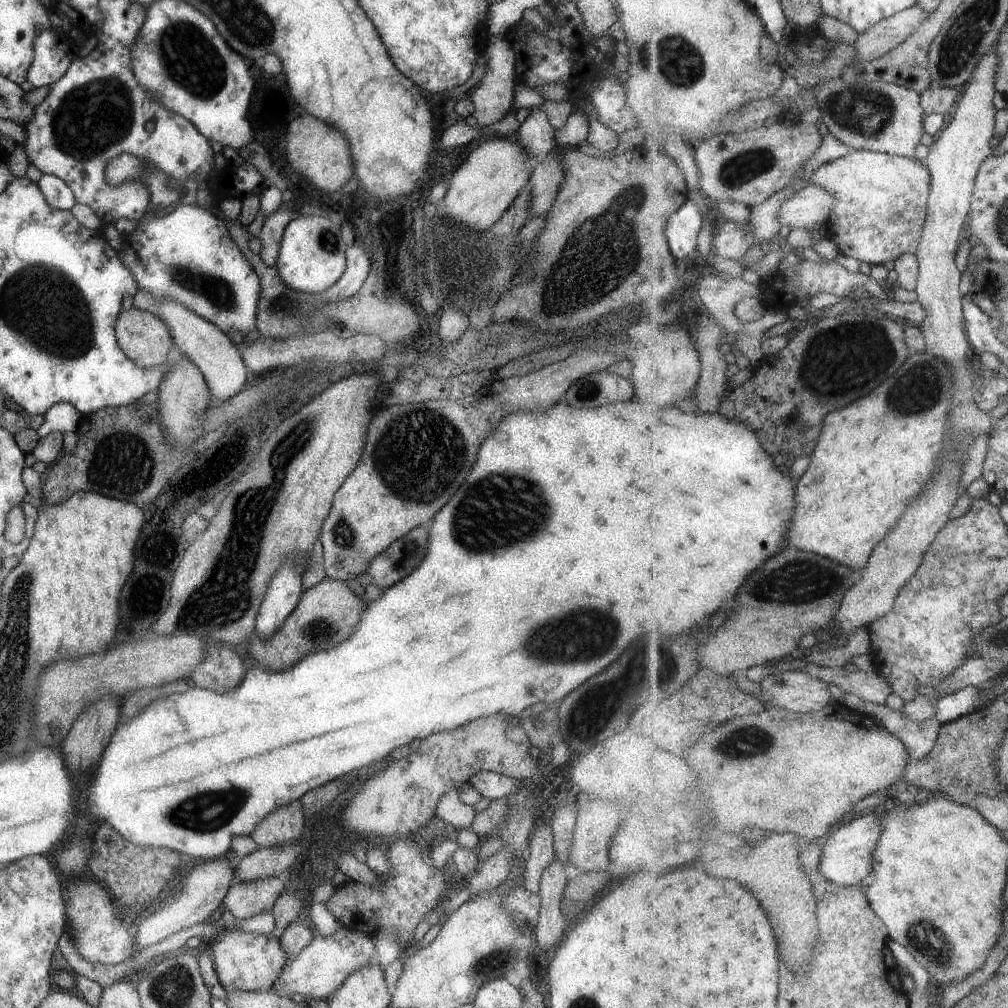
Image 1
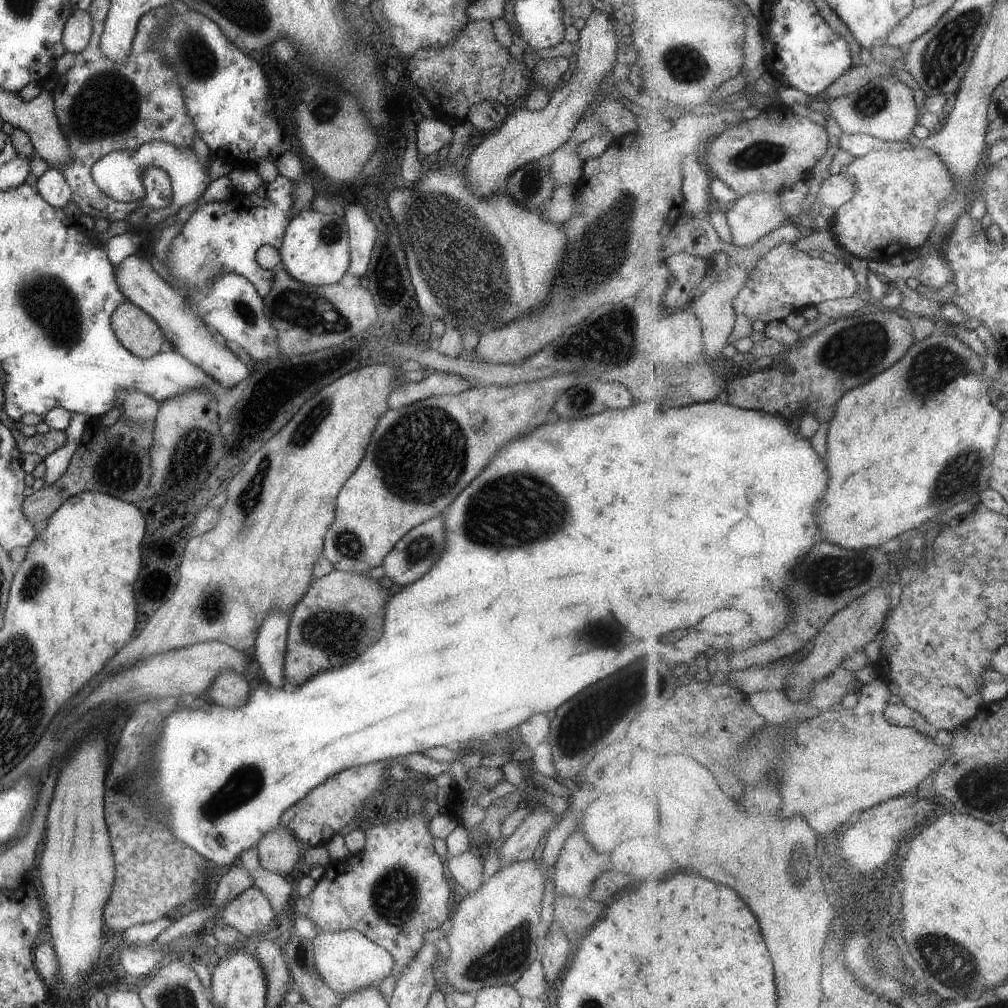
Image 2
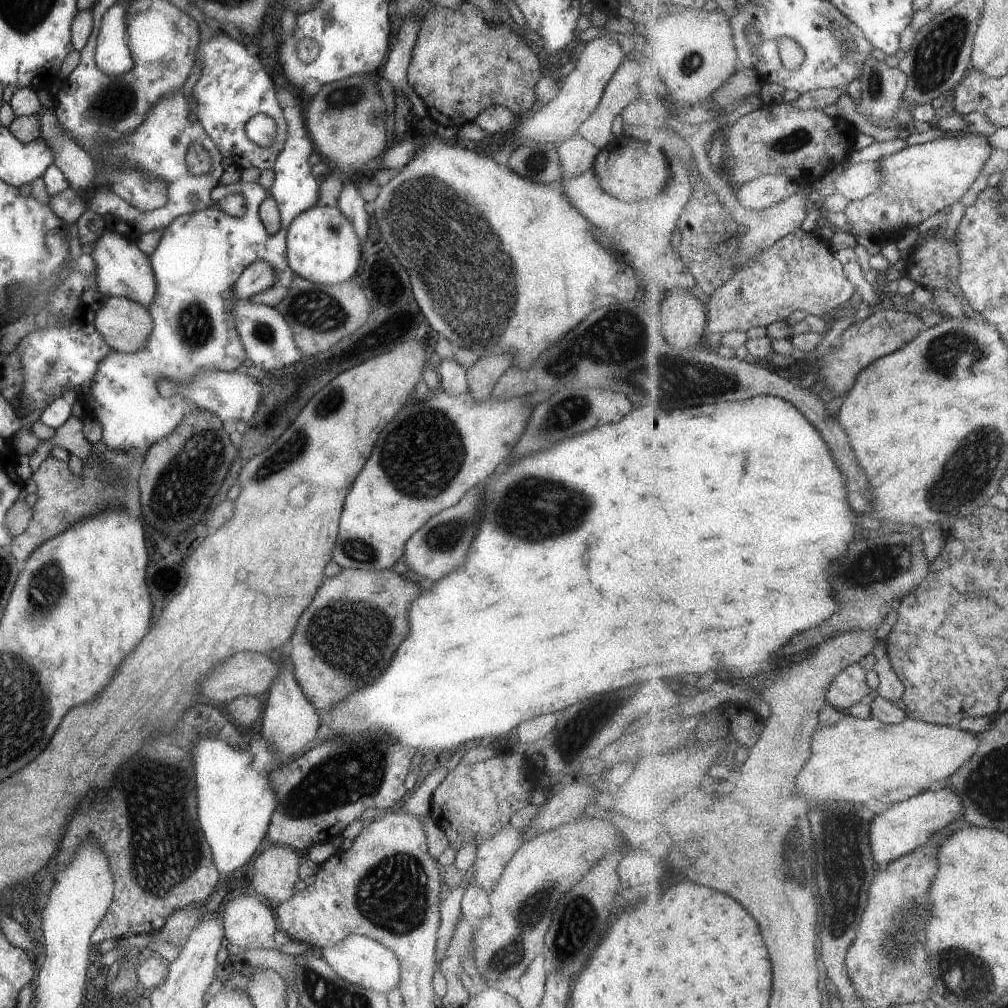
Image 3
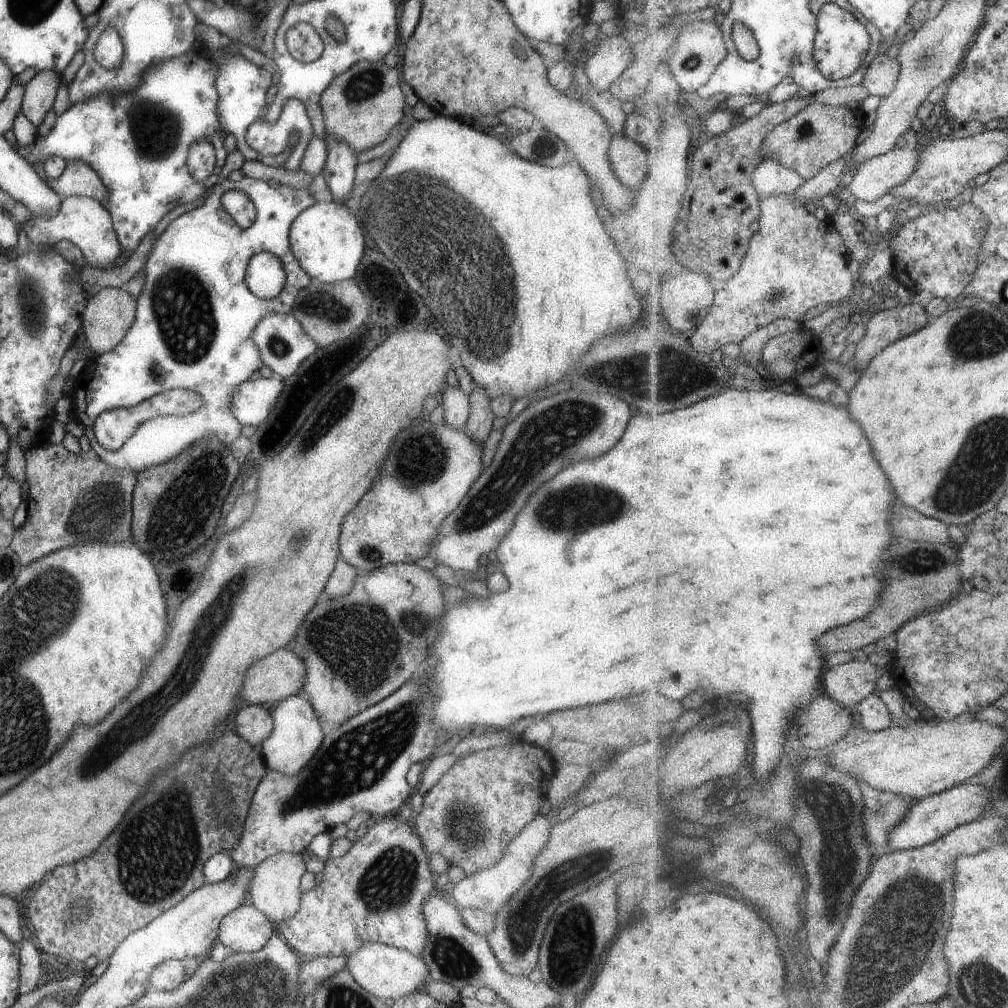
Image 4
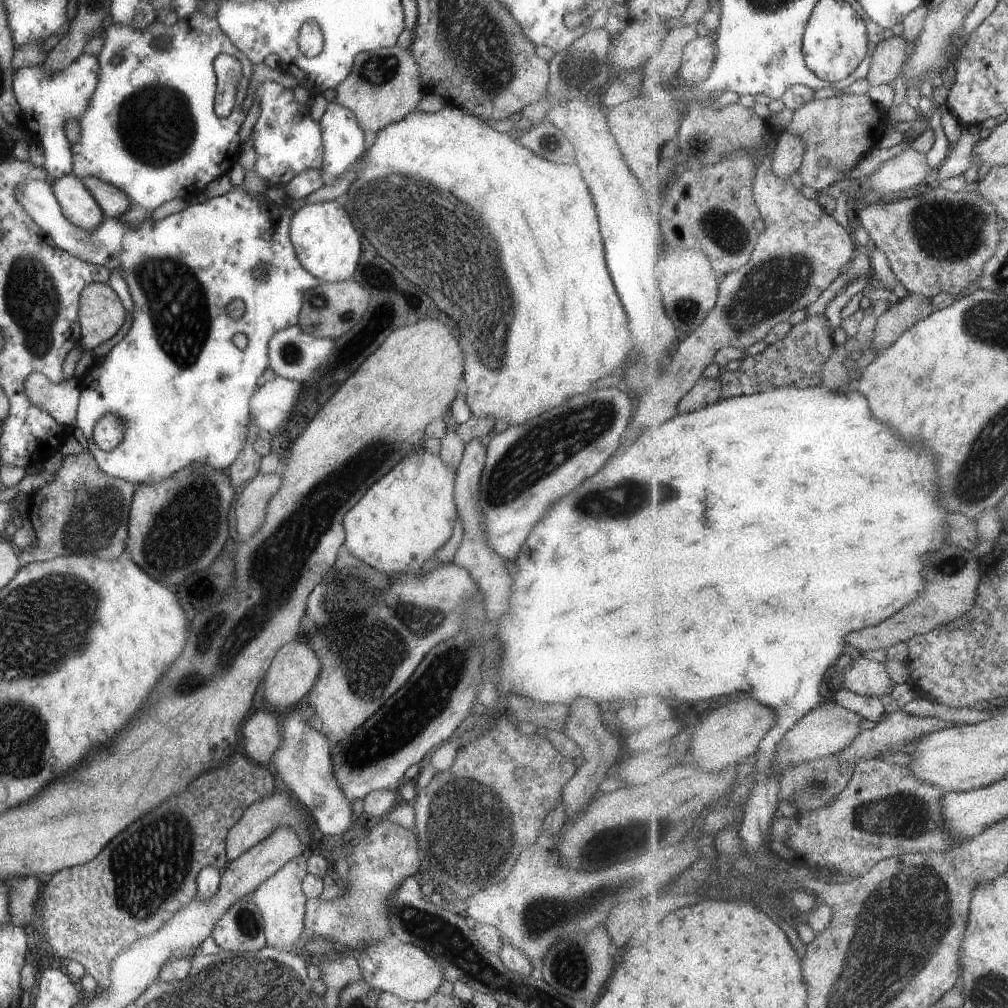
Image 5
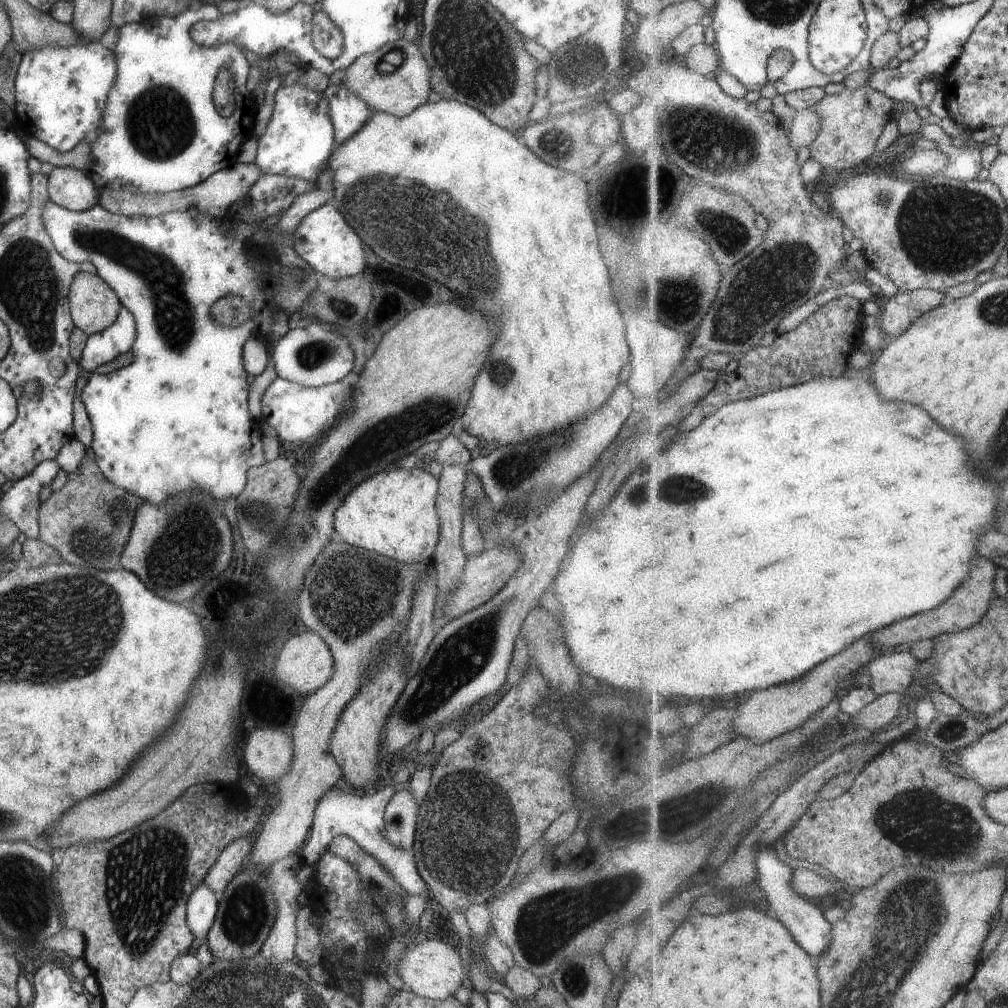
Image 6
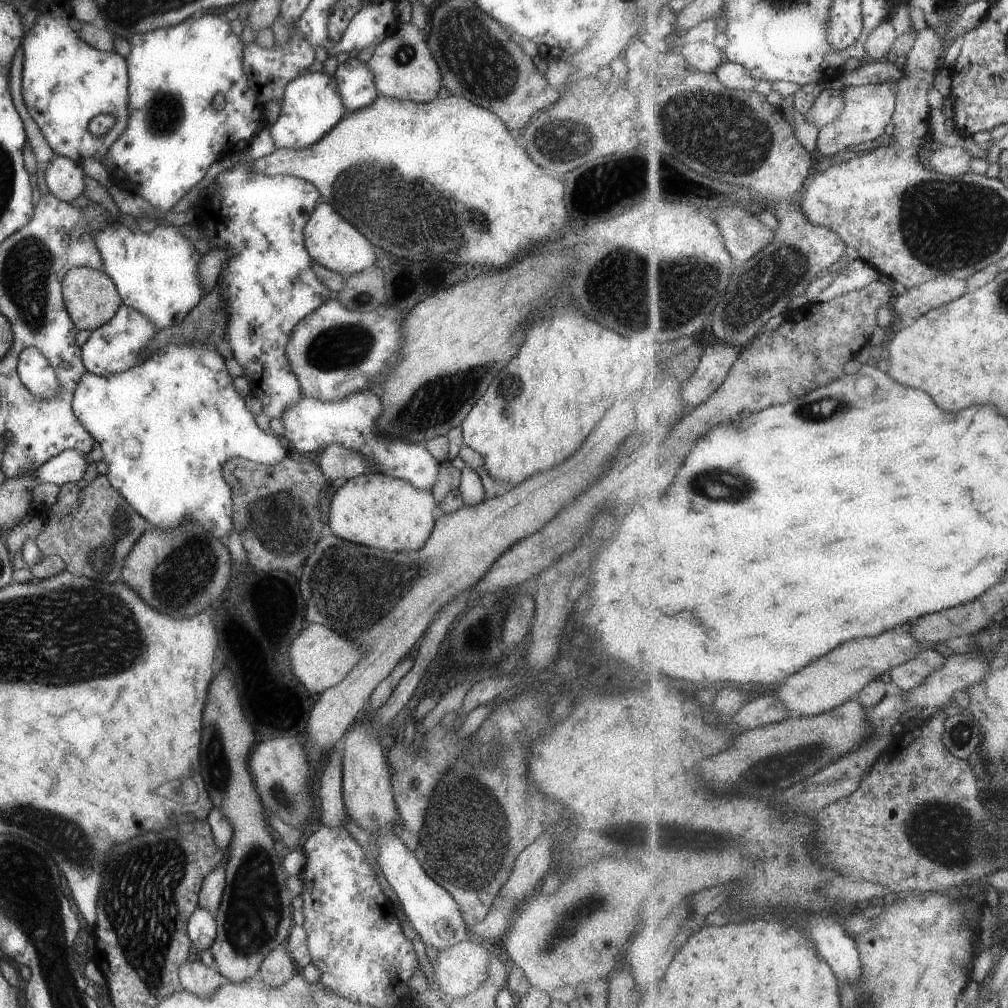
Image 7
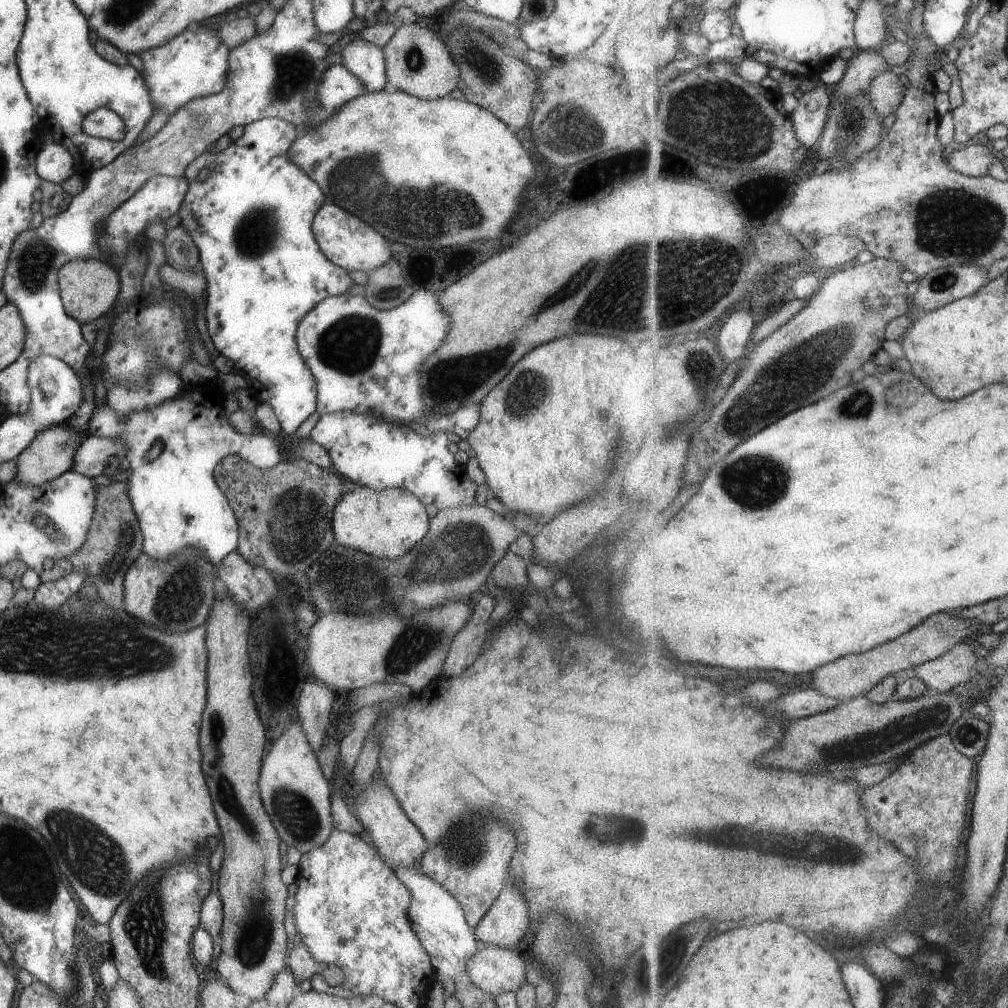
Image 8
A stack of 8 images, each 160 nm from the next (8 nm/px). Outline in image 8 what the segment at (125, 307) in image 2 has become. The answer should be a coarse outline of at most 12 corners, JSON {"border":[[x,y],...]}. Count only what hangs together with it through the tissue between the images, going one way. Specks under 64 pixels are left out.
{"border":[[70,260],[56,275],[64,311],[97,323],[115,304],[117,270]]}

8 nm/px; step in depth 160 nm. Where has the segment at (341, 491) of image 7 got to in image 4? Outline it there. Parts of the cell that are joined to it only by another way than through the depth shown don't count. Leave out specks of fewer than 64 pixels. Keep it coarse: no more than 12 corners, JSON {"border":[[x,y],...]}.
{"border":[[426,413],[345,516],[359,573],[427,556],[481,443]]}

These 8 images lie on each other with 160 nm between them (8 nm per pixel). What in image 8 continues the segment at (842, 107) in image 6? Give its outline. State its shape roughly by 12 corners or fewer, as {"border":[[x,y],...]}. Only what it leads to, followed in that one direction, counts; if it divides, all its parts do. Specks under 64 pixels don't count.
{"border":[[880,74],[869,99],[881,118],[894,114],[906,95],[899,75]]}

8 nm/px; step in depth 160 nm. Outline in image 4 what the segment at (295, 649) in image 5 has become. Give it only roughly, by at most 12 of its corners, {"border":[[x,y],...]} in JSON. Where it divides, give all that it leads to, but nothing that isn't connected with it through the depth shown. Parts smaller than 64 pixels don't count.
{"border":[[277,649],[245,671],[240,698],[251,705],[301,693],[305,667]]}

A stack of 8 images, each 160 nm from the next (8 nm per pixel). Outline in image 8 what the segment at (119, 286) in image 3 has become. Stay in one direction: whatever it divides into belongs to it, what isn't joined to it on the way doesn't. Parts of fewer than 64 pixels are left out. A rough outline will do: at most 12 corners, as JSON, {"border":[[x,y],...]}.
{"border":[[58,142],[38,144],[36,173],[59,184],[77,167]]}

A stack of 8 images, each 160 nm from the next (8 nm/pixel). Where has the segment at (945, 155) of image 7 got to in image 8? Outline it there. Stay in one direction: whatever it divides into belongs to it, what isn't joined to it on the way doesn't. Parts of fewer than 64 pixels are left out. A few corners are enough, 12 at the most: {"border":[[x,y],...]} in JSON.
{"border":[[987,145],[949,151],[947,162],[968,177],[989,177],[998,160]]}

